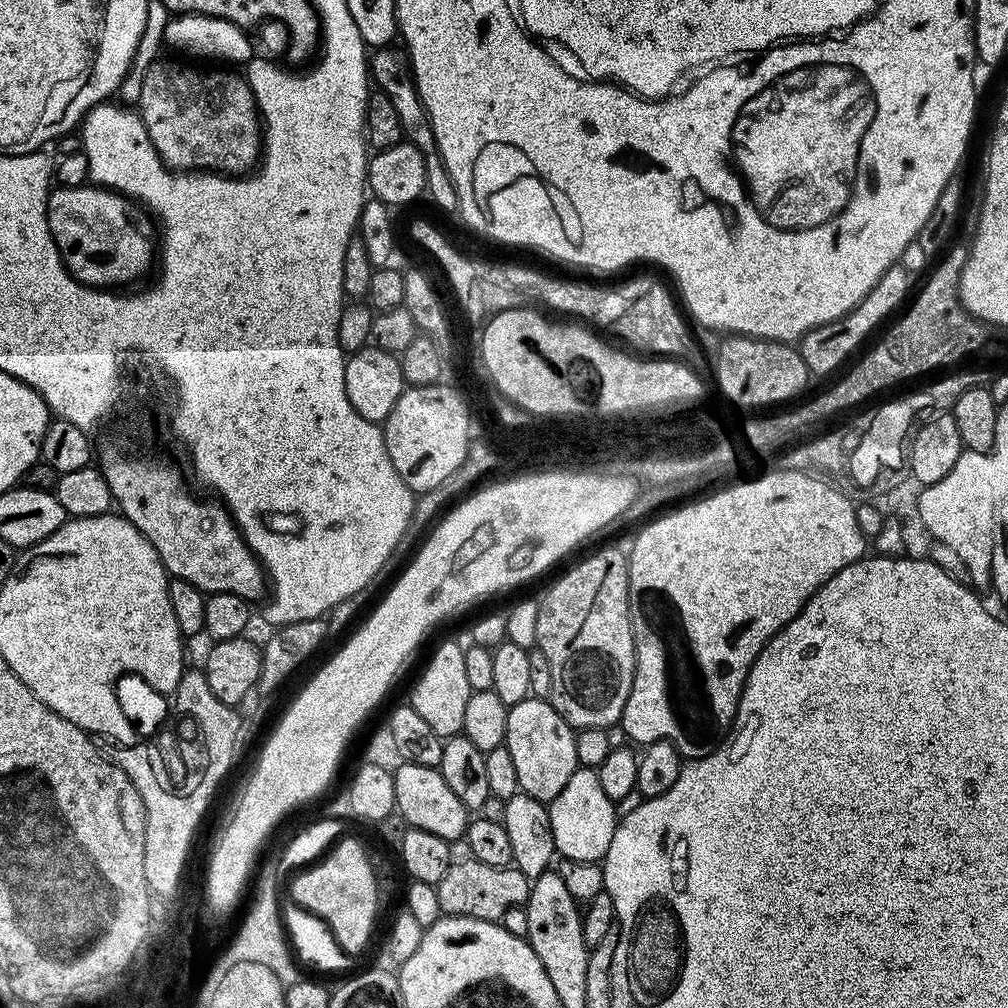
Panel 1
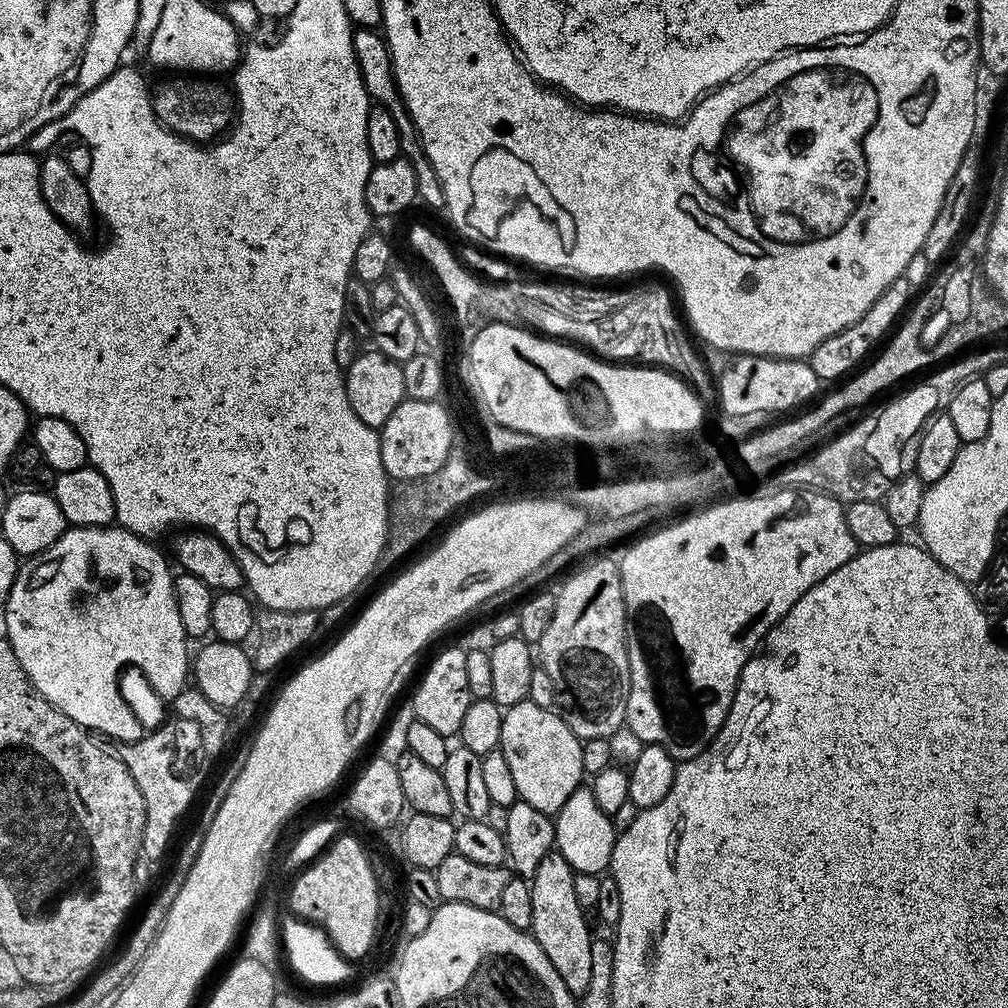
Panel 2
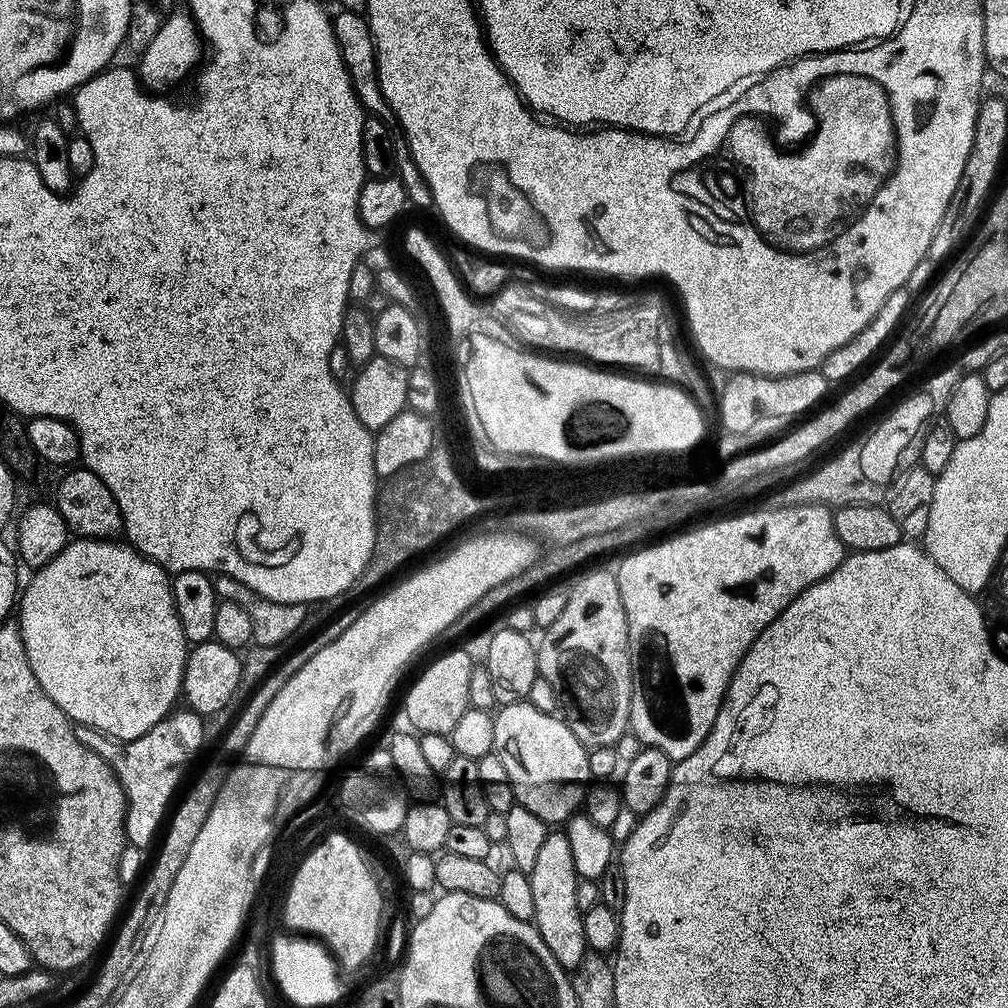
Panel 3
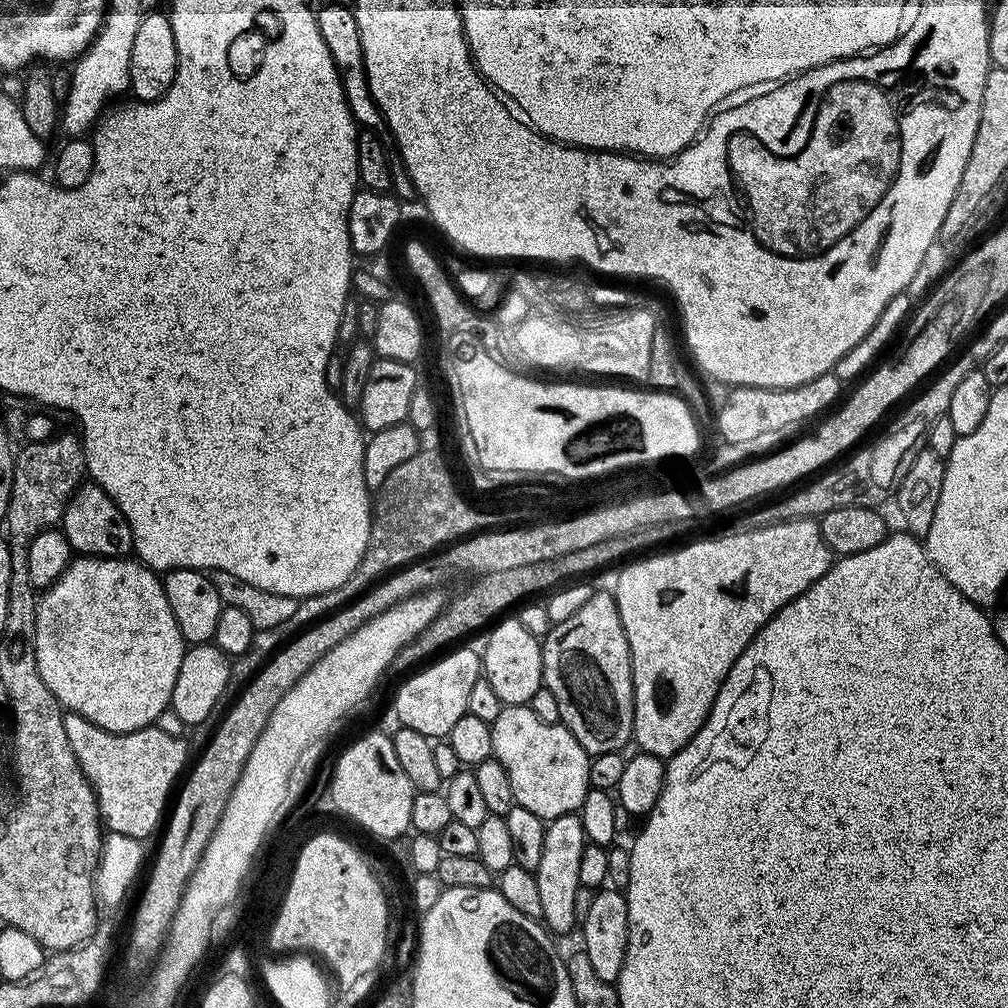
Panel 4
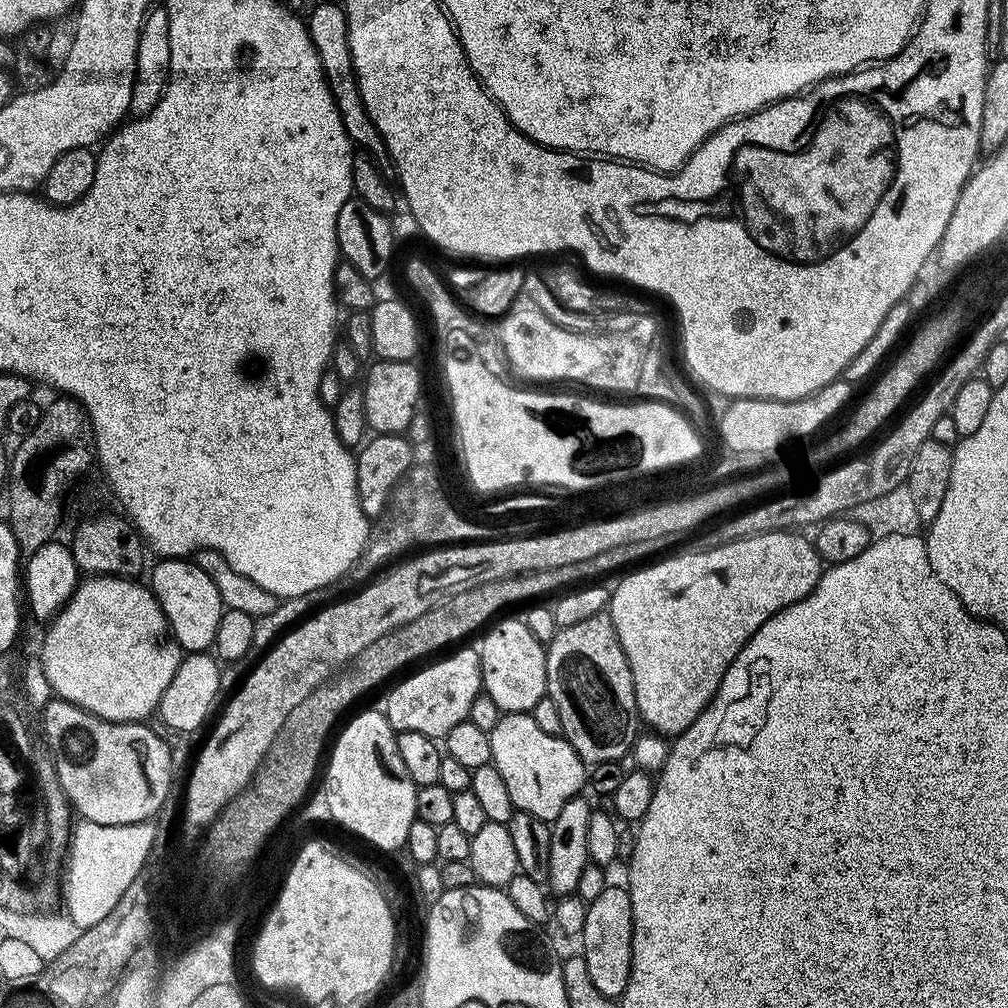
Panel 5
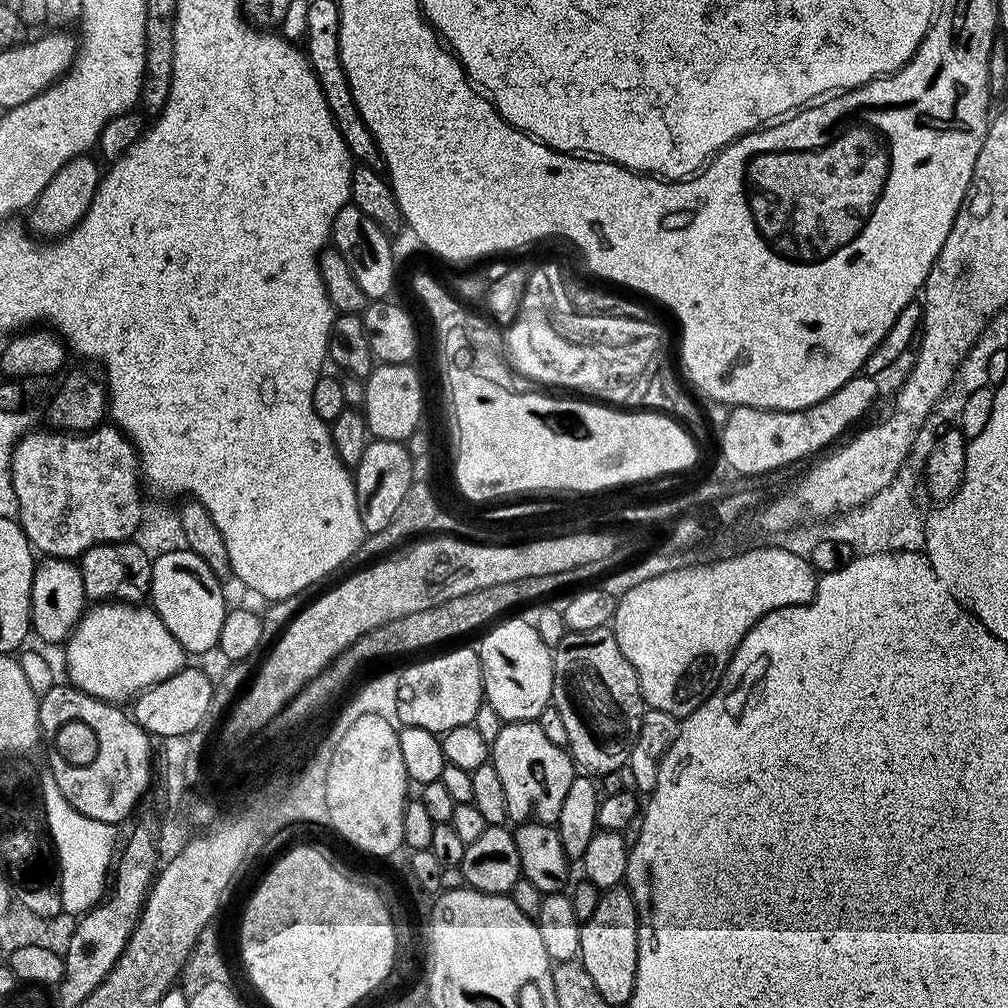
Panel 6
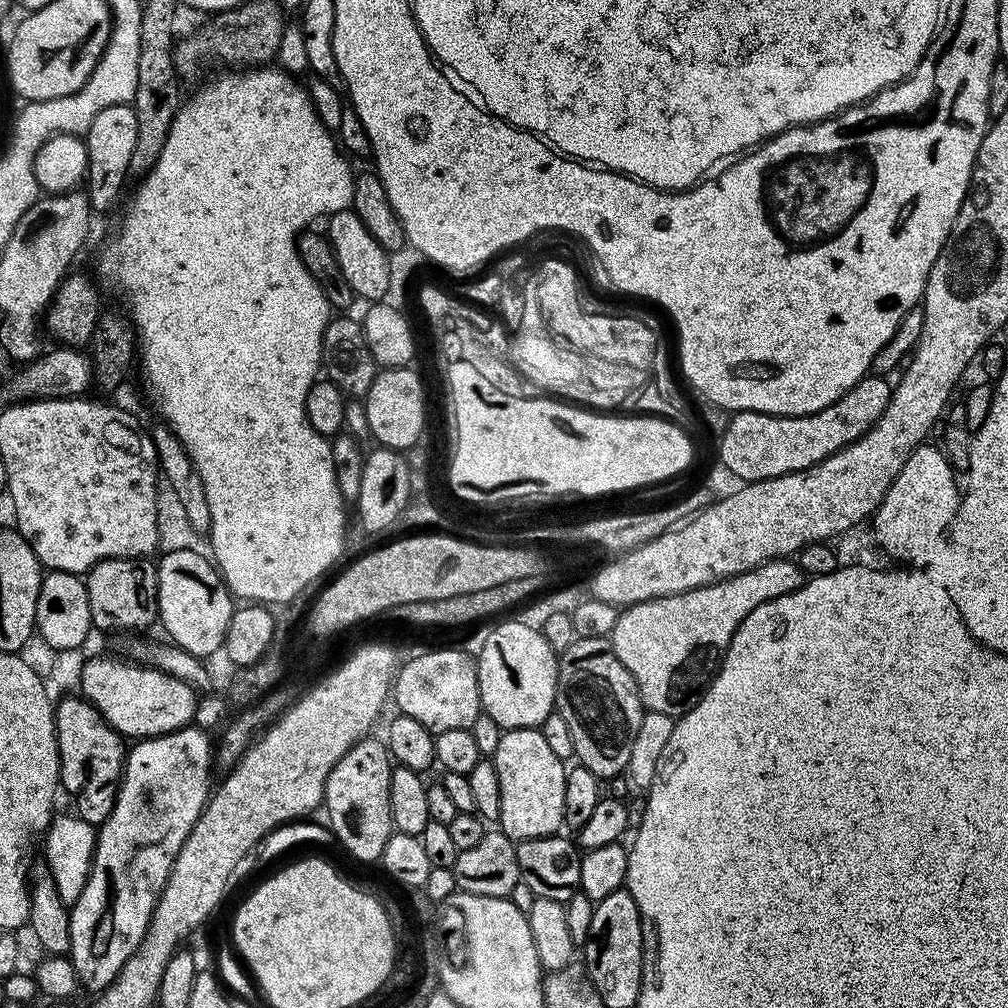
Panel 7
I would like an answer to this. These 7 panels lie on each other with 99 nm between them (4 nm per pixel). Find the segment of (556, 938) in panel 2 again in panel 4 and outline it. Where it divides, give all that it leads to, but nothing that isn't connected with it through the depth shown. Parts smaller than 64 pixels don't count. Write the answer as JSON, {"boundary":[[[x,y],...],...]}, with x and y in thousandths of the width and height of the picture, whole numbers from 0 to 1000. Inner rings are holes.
{"boundary":[[[574,809],[555,810],[543,814],[538,831],[538,852],[534,854],[531,865],[534,875],[534,892],[538,895],[539,918],[545,926],[563,925],[572,920],[573,910],[569,895],[573,892],[576,875],[573,863],[577,856],[577,847],[581,840],[579,824]]]}

